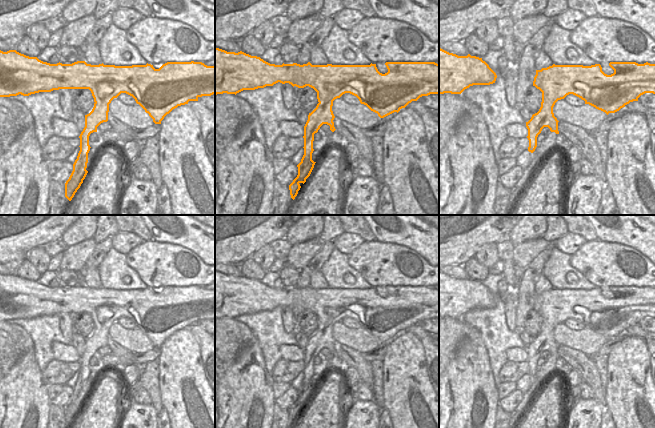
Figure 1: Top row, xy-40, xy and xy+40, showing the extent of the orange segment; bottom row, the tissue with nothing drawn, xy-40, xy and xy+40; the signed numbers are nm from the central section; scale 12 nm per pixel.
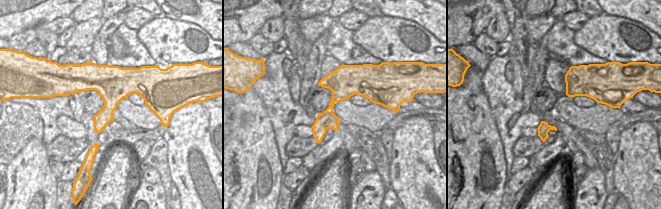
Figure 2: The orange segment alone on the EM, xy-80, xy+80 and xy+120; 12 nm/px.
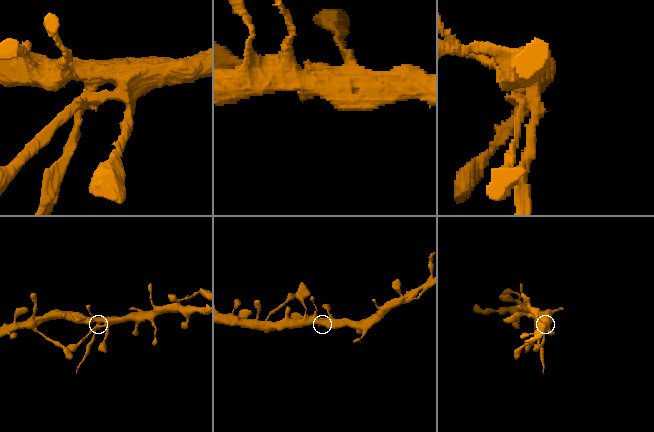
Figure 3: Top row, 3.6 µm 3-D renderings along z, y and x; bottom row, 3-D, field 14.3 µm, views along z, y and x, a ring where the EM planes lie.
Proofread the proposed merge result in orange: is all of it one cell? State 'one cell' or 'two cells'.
two cells

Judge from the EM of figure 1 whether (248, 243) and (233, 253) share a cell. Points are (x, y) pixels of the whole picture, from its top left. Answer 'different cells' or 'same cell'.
same cell

